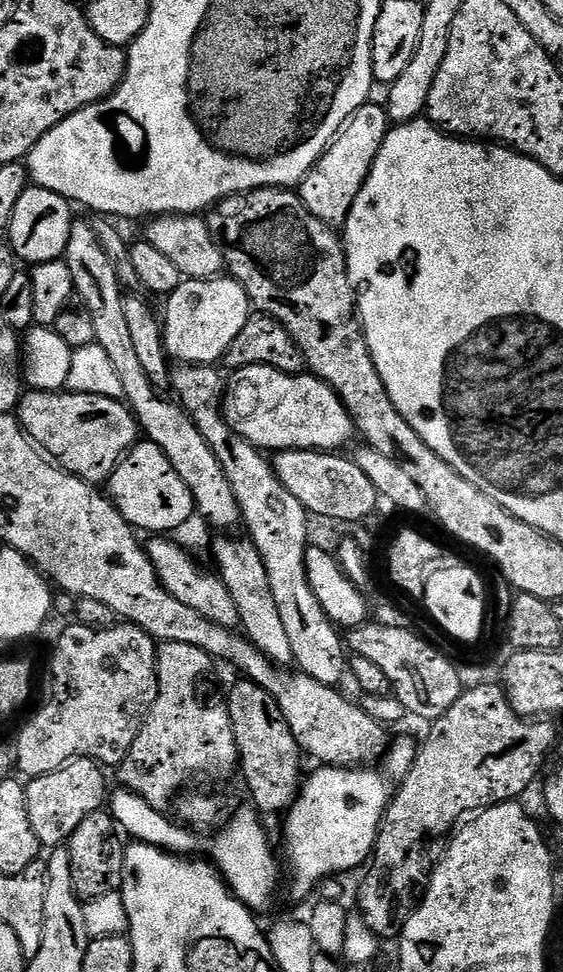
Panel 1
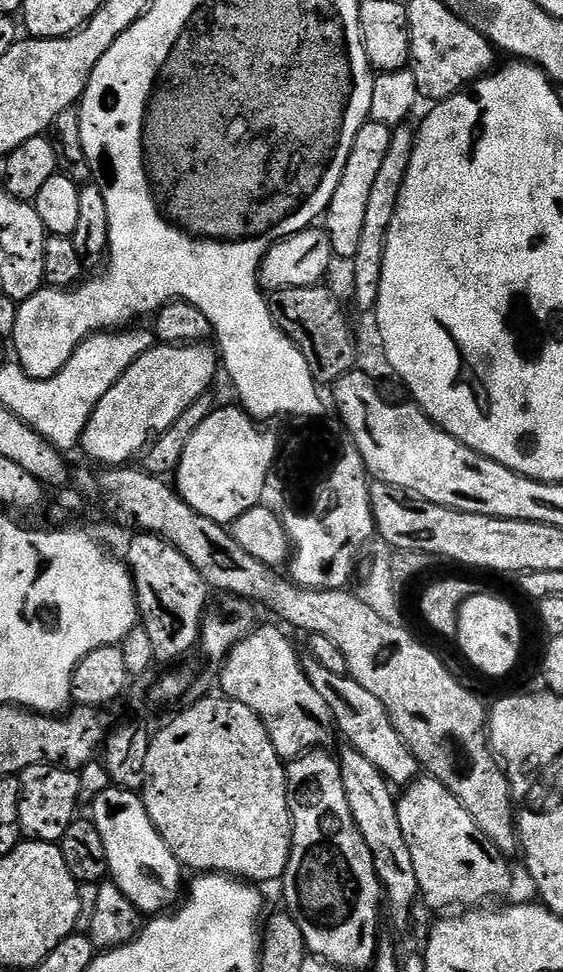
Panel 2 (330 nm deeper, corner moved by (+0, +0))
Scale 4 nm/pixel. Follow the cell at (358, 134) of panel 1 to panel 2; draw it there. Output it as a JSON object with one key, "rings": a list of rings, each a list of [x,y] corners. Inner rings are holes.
{"rings":[[[371,119],[362,126],[362,130],[358,130],[354,146],[350,146],[350,158],[346,158],[342,178],[338,178],[334,198],[330,198],[328,209],[323,214],[322,227],[330,238],[333,257],[340,259],[341,256],[344,262],[351,262],[354,254],[358,254],[362,226],[366,222],[366,206],[370,203],[370,193],[373,192],[374,182],[382,170],[382,161],[390,150],[392,133],[391,127]]]}

